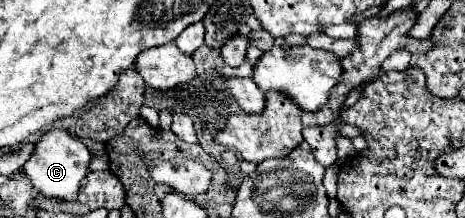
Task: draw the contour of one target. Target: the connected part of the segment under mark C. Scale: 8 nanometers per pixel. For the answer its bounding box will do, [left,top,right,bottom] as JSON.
[23,128,91,202]

